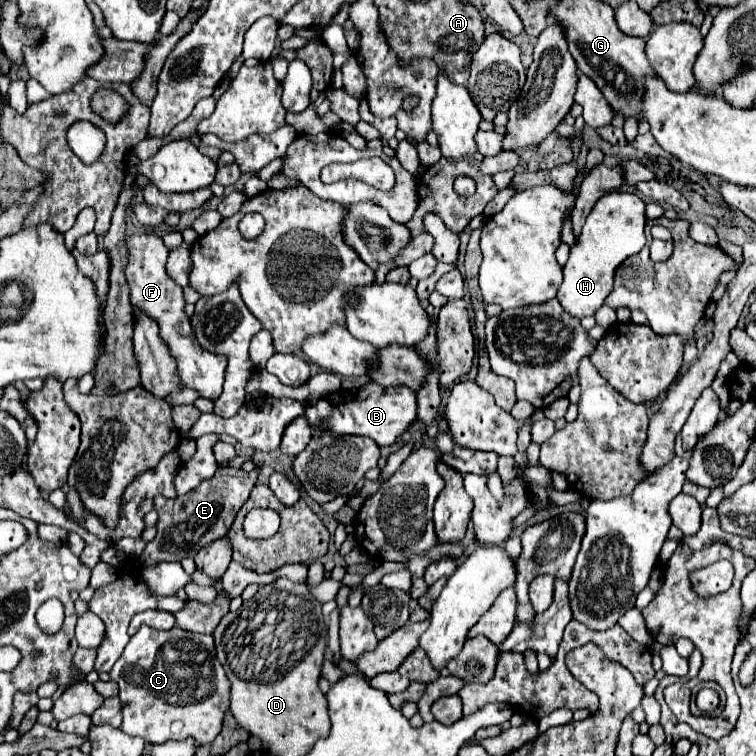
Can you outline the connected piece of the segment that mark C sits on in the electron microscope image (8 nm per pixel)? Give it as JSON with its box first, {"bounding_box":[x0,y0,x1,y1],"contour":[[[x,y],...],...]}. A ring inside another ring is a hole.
{"bounding_box":[110,627,228,745],"contour":[[[140,627],[134,637],[130,637],[124,653],[114,663],[110,671],[110,679],[120,687],[122,701],[122,731],[128,735],[138,735],[146,743],[160,745],[166,741],[184,741],[188,737],[198,745],[208,745],[222,731],[224,713],[228,711],[228,677],[224,667],[216,659],[214,639],[212,635],[188,633],[184,629],[174,627],[172,631],[156,631],[152,627]]]}

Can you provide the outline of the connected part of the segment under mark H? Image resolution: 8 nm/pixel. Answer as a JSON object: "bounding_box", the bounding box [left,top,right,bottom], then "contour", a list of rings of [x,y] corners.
{"bounding_box":[556,191,646,319],"contour":[[[610,191],[596,201],[576,239],[578,245],[570,247],[570,257],[562,267],[564,281],[558,289],[556,299],[570,315],[582,319],[586,315],[594,315],[604,305],[614,285],[616,267],[630,255],[636,255],[646,243],[644,223],[646,203],[634,193]]]}

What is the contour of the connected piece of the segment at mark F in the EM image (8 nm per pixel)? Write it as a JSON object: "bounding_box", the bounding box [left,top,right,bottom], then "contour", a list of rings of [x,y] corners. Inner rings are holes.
{"bounding_box":[124,233,226,401],"contour":[[[154,233],[132,235],[126,239],[126,247],[128,247],[128,263],[124,267],[124,275],[126,275],[126,283],[130,287],[132,311],[146,313],[150,319],[154,319],[158,323],[160,337],[168,345],[170,355],[176,359],[176,375],[180,379],[180,385],[188,387],[188,389],[196,389],[200,397],[216,401],[222,393],[226,357],[208,353],[196,341],[194,331],[190,327],[190,319],[184,313],[186,303],[182,297],[182,287],[172,283],[172,277],[166,273],[168,249],[162,243],[162,237],[158,237]]]}

